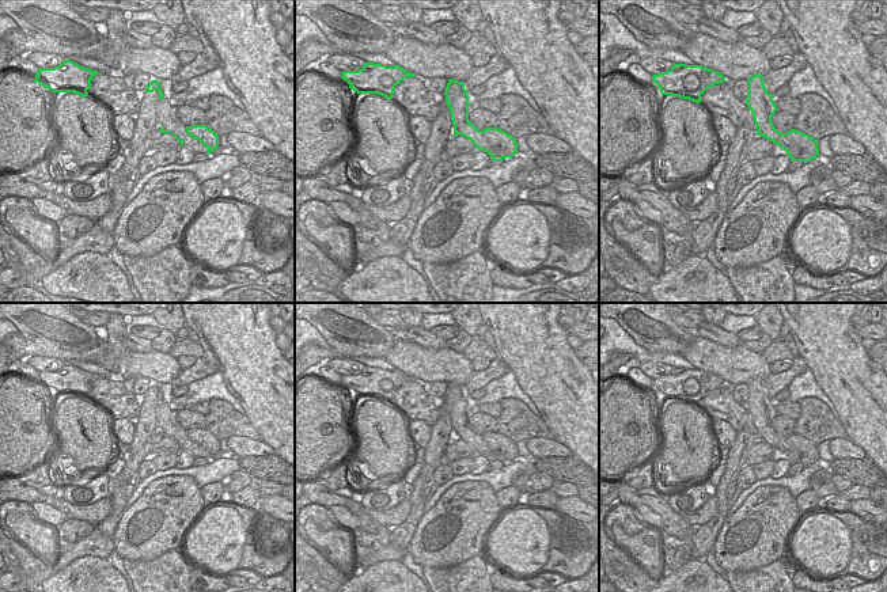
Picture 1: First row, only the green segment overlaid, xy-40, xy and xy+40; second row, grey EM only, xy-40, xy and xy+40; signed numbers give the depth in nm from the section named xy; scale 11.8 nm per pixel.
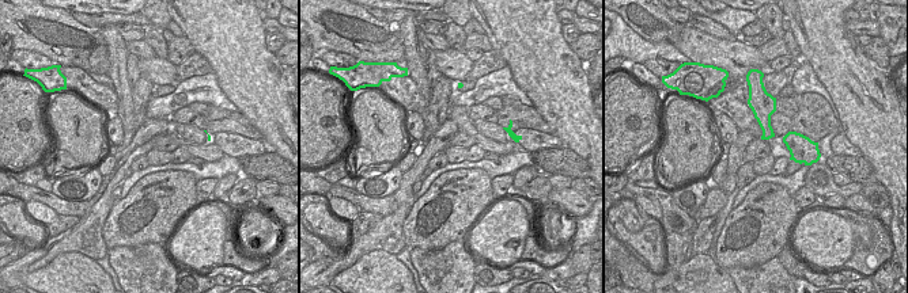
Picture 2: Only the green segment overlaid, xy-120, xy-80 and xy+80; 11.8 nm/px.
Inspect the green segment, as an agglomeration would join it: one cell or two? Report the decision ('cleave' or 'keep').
cleave

